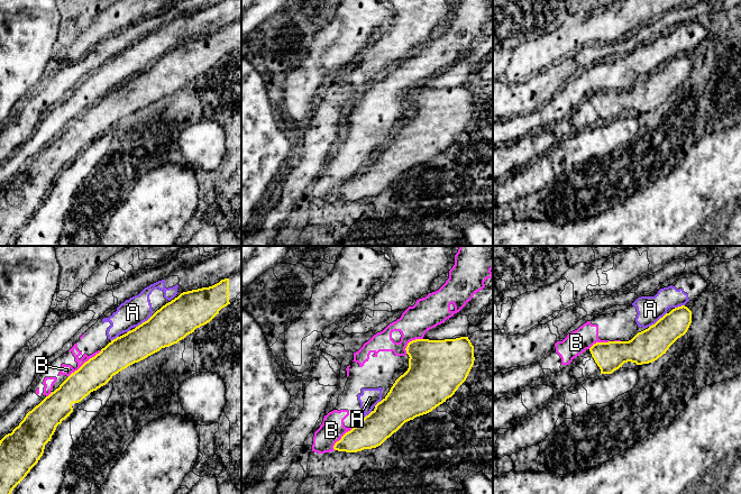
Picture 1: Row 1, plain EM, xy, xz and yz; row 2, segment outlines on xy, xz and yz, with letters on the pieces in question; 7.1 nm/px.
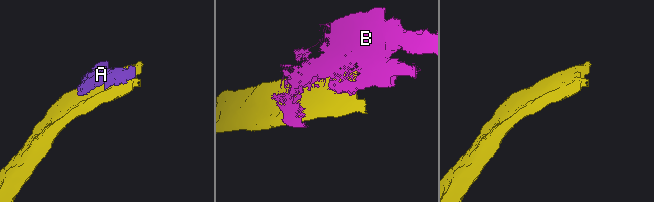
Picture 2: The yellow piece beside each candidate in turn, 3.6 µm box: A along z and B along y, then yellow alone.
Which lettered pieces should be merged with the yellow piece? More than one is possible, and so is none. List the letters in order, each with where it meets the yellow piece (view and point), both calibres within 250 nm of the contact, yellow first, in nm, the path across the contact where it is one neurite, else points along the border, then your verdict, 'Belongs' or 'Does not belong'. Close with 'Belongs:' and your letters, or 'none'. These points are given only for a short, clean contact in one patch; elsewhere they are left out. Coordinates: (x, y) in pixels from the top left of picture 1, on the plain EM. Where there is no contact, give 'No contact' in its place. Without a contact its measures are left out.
A: Touches yellow at yz (658, 69). Thickness 220 nm (yellow) against 190 nm. Does not belong
B: Touches yellow at xy (85, 110). Thickness 220 nm (yellow) against 80 nm. Does not belong
Belongs: none

